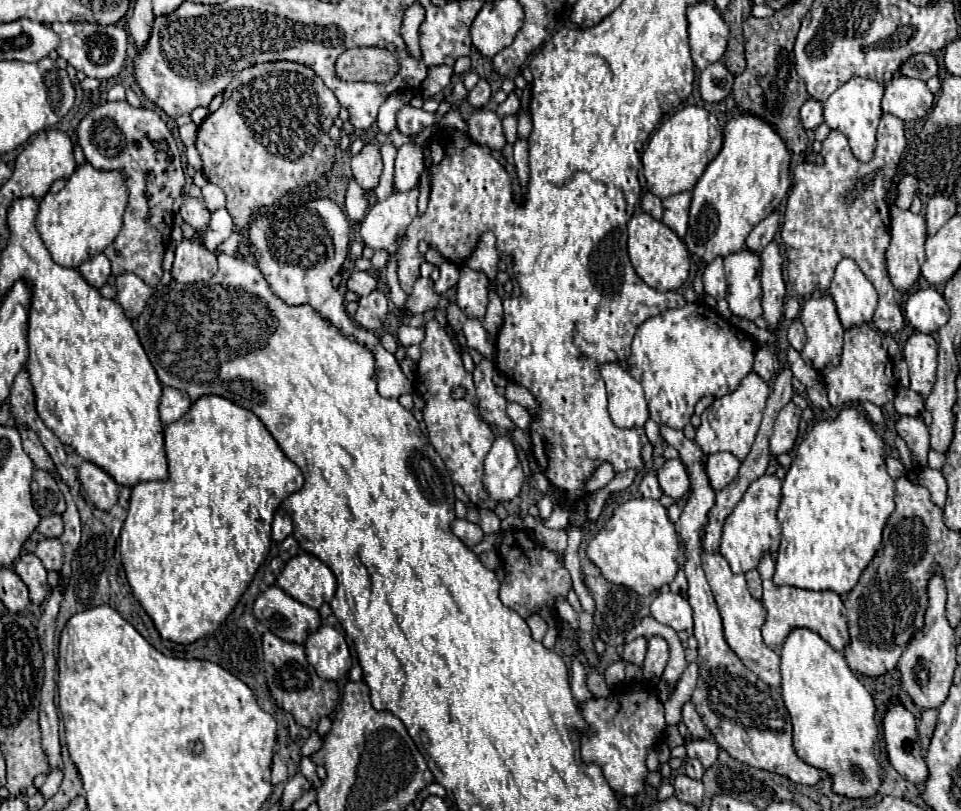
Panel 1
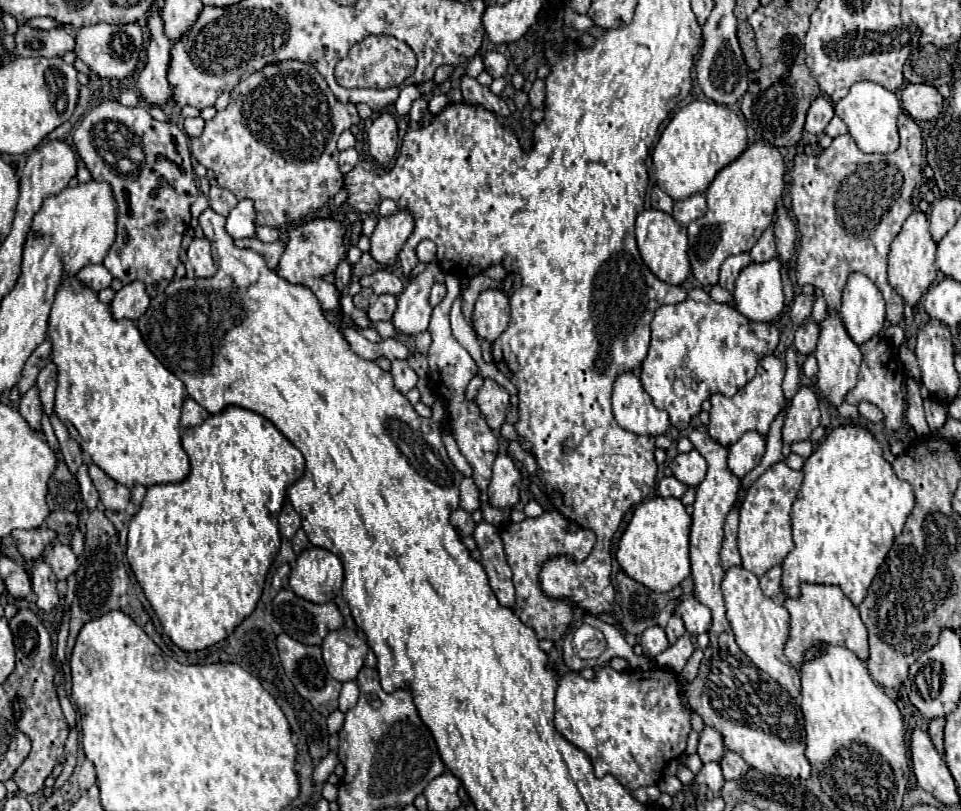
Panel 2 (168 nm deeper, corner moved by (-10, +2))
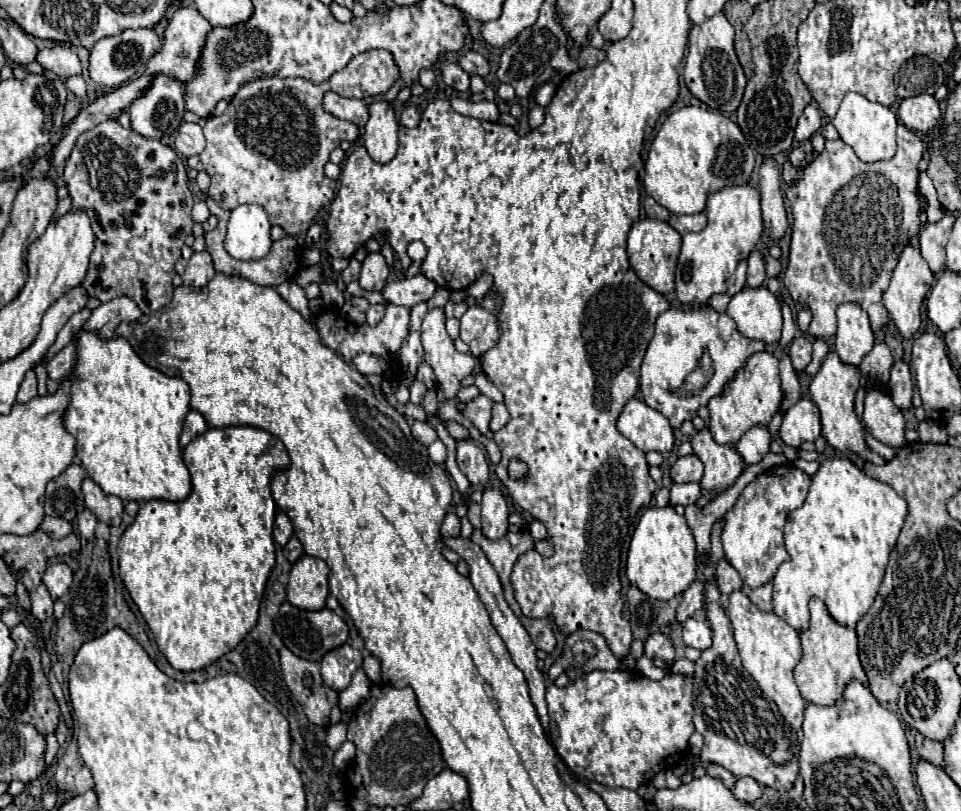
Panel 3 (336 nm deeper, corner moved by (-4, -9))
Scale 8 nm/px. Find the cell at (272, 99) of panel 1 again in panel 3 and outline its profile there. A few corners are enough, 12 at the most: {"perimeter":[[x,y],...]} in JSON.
{"perimeter":[[297,77],[243,85],[187,167],[305,233],[355,123]]}

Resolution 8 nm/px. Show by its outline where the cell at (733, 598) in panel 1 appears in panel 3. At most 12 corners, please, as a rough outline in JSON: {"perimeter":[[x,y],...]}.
{"perimeter":[[729,595],[743,667],[801,729],[805,699],[793,677],[799,633]]}

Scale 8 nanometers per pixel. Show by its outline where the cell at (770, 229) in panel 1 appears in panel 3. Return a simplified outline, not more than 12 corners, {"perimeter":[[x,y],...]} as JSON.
{"perimeter":[[761,251],[749,255],[747,287],[761,287],[767,279]]}

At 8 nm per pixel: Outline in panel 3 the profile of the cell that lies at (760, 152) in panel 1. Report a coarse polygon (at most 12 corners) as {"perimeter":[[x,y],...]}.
{"perimeter":[[759,191],[707,199],[707,227],[683,235],[675,293],[707,305],[727,291],[763,225]]}

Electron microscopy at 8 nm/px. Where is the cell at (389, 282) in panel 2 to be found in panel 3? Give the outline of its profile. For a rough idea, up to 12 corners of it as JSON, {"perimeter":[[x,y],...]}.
{"perimeter":[[425,275],[387,283],[389,303],[413,307],[429,301],[437,285]]}

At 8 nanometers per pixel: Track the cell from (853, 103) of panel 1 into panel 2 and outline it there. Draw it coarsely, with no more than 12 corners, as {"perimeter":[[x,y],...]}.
{"perimeter":[[855,82],[835,114],[865,154],[899,148],[897,96]]}

